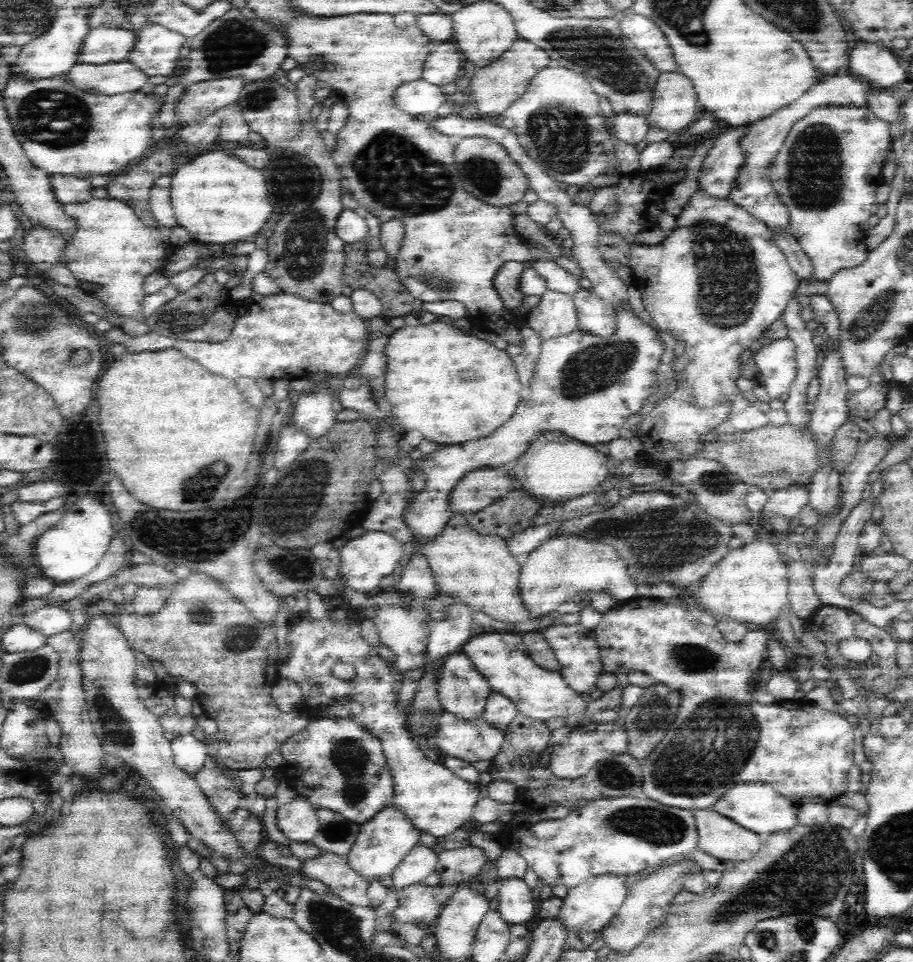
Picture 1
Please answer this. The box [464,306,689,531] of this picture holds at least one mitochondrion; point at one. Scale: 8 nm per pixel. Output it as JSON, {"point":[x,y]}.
{"point":[585,373]}

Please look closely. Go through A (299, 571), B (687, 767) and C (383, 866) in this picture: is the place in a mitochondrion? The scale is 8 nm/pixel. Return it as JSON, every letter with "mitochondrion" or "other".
{"A":"mitochondrion","B":"mitochondrion","C":"other"}

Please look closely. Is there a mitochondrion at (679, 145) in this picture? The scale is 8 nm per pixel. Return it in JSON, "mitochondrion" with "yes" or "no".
{"mitochondrion":"no"}

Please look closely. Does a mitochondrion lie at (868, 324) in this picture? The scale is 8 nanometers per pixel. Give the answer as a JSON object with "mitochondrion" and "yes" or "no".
{"mitochondrion":"yes"}

